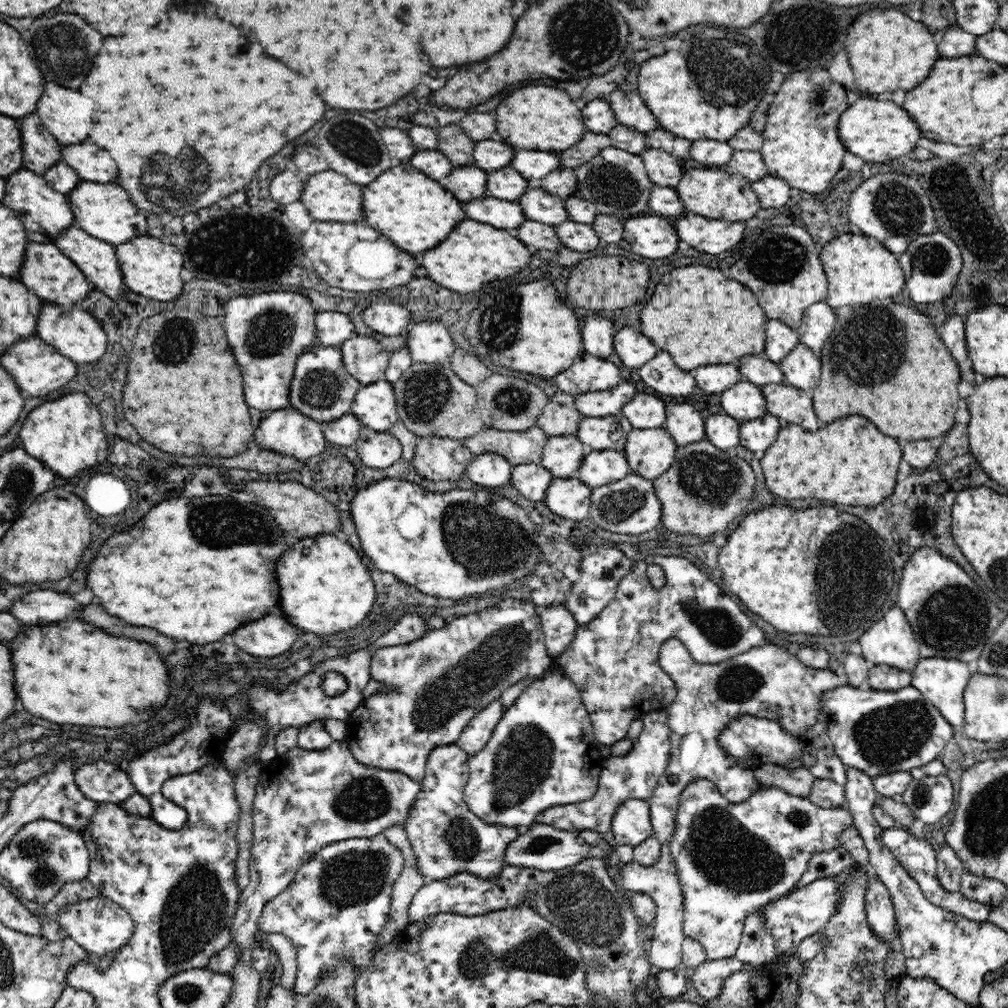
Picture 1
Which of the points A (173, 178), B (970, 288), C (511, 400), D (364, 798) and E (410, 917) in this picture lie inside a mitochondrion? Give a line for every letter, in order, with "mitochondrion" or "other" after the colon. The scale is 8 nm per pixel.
A: mitochondrion
B: other
C: mitochondrion
D: mitochondrion
E: other

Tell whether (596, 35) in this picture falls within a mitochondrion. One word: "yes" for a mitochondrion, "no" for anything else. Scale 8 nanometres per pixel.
yes

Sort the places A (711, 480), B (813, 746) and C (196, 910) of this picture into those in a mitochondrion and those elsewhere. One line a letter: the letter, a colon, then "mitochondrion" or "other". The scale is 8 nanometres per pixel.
A: mitochondrion
B: other
C: mitochondrion

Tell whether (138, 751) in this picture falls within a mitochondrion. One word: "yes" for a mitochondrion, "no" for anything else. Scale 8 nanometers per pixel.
no

